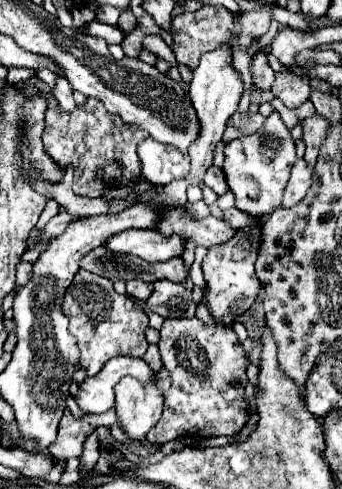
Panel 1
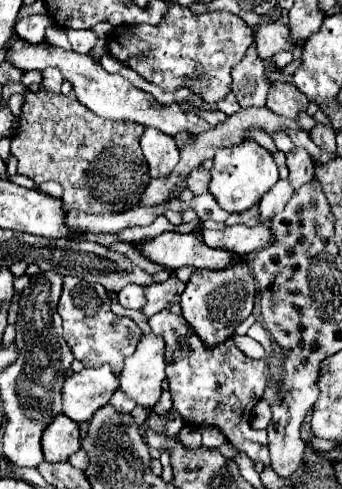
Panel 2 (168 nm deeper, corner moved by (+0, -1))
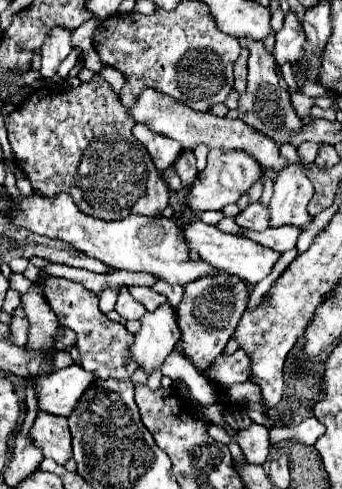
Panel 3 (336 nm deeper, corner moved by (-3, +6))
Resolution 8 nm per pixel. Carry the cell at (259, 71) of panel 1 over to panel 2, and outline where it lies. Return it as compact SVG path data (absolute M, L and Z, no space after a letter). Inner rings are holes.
M249 48L245 58L233 68L233 94L241 108L265 106L269 90L269 82L263 78L263 62L253 50L255 48Z

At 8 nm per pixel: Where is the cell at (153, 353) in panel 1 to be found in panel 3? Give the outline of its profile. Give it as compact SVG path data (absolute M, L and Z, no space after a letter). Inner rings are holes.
M164 303L154 313L144 313L142 327L130 349L132 359L146 371L146 375L150 375L154 369L164 365L178 339L180 329L174 311L168 303Z

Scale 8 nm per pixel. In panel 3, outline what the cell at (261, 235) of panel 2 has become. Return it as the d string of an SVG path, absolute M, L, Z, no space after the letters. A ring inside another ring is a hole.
M284 225L284 227L268 227L266 231L252 231L252 229L242 229L244 237L250 237L252 241L270 247L278 253L290 251L296 247L296 239L300 235L300 227L294 225Z

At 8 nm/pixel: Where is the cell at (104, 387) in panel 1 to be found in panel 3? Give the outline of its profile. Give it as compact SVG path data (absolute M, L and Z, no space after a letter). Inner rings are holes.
M70 365L66 369L58 369L48 377L42 377L38 381L36 393L38 393L38 407L40 411L52 413L52 415L64 415L70 417L76 409L80 397L96 385L98 377L80 365Z

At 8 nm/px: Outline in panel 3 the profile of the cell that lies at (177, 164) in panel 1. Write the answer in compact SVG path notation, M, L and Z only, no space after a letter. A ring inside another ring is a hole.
M136 123L134 125L134 137L148 149L156 169L162 173L164 169L168 169L176 157L180 155L182 151L182 145L178 141L172 141L170 137L164 137L164 135L158 135L154 131L150 131L146 125L142 123Z

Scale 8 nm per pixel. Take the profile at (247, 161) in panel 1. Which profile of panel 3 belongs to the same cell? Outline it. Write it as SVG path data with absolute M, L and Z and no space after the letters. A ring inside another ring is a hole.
M212 149L208 153L206 169L198 175L198 179L190 187L188 205L194 211L208 211L208 209L218 211L222 207L226 207L228 203L236 203L260 177L262 177L260 163L252 155L248 155L246 151L240 151L240 149L232 149L232 151Z

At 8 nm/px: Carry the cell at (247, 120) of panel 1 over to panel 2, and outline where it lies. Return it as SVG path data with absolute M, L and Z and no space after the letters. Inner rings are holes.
M255 130L255 132L251 132L251 134L247 134L251 140L255 140L259 146L263 146L265 150L269 150L271 154L275 154L277 152L277 146L275 146L275 142L273 142L273 138L267 134L267 132L263 132L263 130Z

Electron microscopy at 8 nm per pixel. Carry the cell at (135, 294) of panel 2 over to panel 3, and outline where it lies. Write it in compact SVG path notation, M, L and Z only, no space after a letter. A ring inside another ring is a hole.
M120 287L116 311L120 313L122 319L140 319L140 317L146 313L144 305L142 305L140 301L136 301L136 299L130 295L128 287Z

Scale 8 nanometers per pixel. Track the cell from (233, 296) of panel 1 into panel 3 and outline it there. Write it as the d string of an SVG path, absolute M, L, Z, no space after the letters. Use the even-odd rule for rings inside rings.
M218 271L216 275L206 275L202 279L196 279L184 285L184 297L176 311L180 319L178 327L182 331L184 353L200 371L208 369L214 357L224 351L228 339L234 335L246 311L248 299L250 299L250 291L246 281L226 271Z

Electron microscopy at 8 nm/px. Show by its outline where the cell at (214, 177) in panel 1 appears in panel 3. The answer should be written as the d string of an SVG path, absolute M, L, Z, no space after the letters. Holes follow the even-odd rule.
M182 155L182 157L178 157L178 161L176 161L176 171L178 171L178 177L182 179L182 183L188 185L188 187L192 187L192 183L194 183L196 177L198 177L198 169L196 169L196 165L194 165L192 155Z

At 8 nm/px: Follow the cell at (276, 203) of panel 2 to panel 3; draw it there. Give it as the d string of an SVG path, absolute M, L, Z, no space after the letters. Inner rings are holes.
M252 203L248 205L244 211L240 211L234 221L244 227L244 229L256 229L256 231L264 231L268 229L268 207L264 207L262 203Z

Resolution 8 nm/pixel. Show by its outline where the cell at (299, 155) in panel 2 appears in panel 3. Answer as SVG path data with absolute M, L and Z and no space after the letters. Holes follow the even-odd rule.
M302 163L286 165L274 183L274 195L270 201L270 227L296 225L306 227L312 223L312 215L306 211L308 201L314 195L314 187L306 175Z

